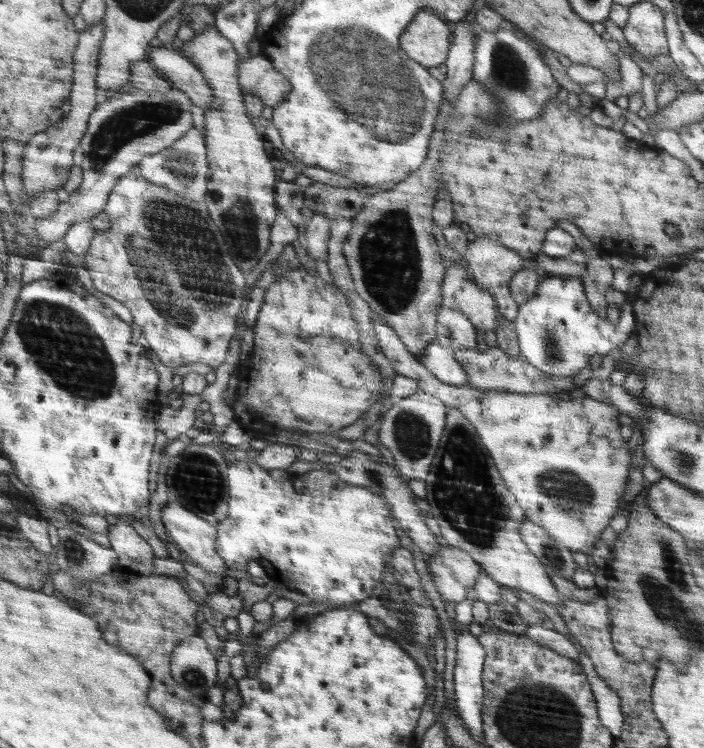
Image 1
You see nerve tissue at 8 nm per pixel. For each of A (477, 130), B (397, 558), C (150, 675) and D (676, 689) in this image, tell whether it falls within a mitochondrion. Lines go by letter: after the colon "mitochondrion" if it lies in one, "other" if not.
A: mitochondrion
B: other
C: other
D: other

